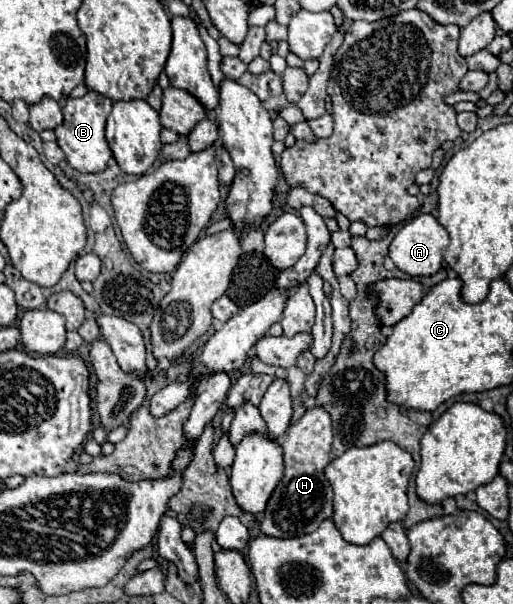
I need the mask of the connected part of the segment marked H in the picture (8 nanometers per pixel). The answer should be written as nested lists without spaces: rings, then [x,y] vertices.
[[[315,406],[303,414],[299,422],[289,426],[287,438],[283,440],[285,452],[285,474],[277,484],[271,500],[267,502],[265,516],[261,520],[261,532],[273,538],[295,538],[311,534],[319,524],[333,516],[333,492],[323,474],[325,466],[331,462],[331,442],[333,442],[333,422],[325,408]]]

